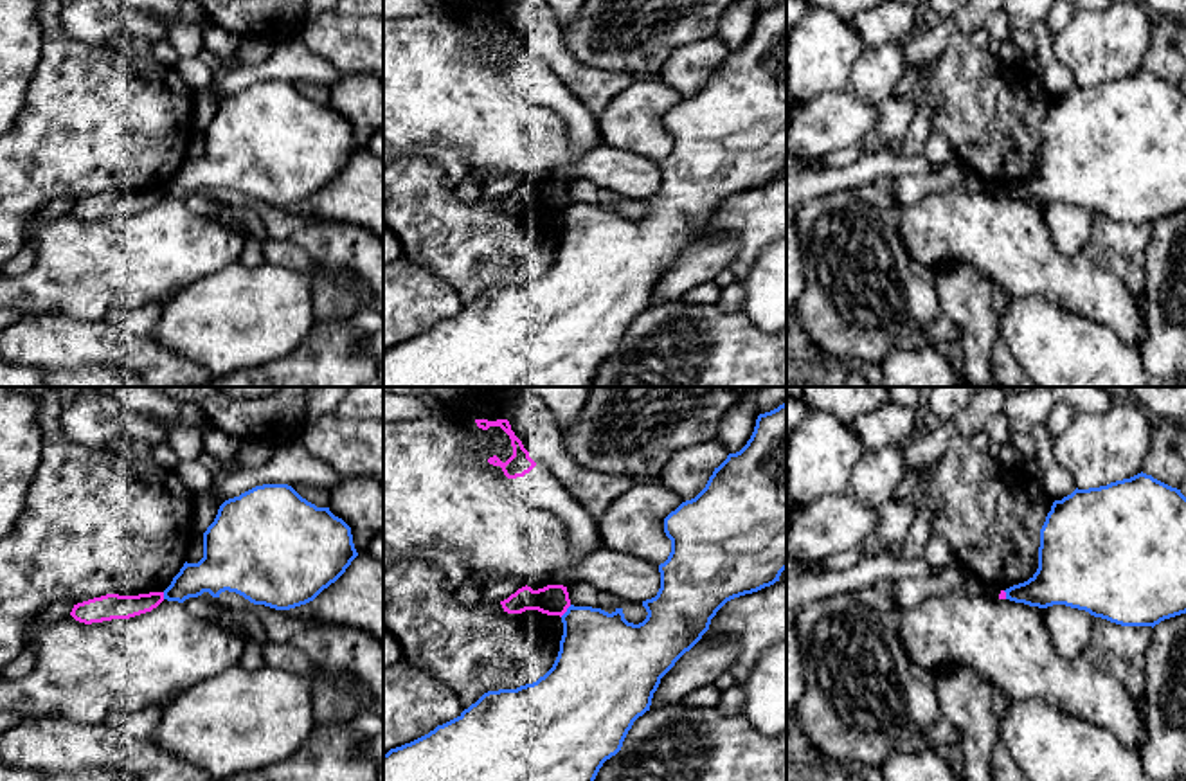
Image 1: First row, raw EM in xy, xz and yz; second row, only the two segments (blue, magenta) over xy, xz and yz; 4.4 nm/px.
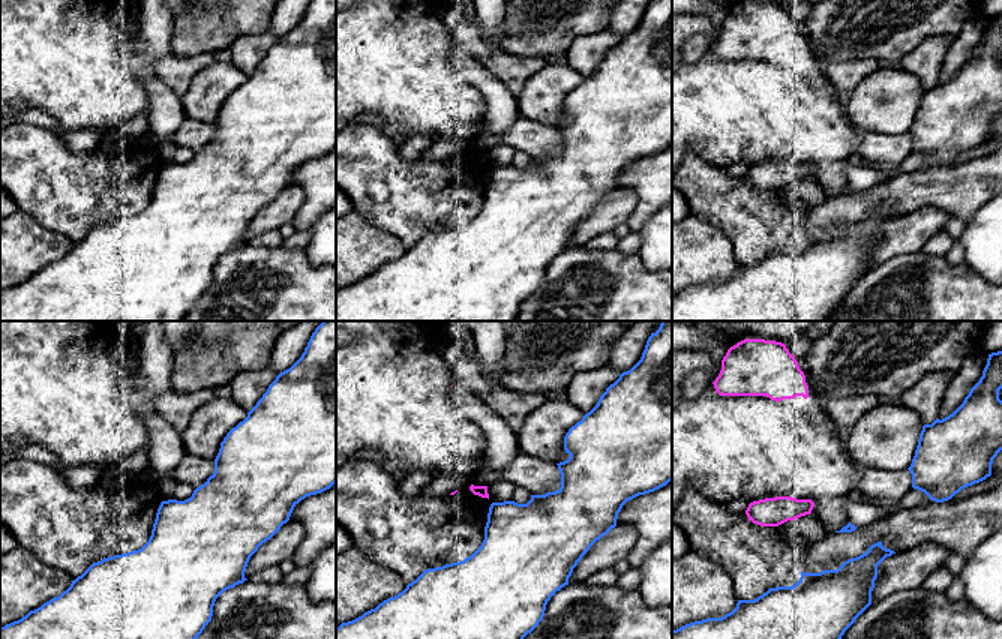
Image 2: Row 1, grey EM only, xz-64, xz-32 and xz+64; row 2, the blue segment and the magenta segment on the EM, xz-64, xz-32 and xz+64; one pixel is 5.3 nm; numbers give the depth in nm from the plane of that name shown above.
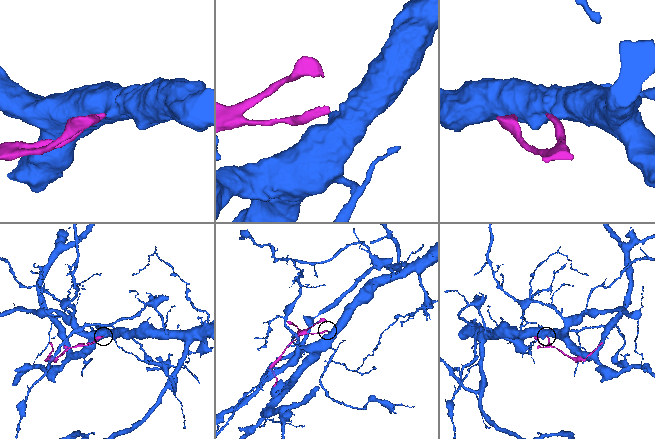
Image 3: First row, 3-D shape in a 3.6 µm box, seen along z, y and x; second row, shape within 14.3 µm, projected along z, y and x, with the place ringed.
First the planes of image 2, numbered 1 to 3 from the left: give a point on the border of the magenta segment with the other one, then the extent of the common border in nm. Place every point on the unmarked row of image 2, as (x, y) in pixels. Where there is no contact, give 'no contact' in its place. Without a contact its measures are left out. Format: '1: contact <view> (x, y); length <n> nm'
1: no contact
2: no contact
3: no contact

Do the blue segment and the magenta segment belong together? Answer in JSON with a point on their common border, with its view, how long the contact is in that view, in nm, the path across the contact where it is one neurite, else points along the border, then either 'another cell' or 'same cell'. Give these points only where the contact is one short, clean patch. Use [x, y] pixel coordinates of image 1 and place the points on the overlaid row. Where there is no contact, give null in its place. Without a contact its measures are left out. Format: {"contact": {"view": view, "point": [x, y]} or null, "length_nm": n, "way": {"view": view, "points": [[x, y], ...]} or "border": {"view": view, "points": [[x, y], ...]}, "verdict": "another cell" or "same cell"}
{"contact": {"view": "xz", "point": [567, 610]}, "length_nm": 80, "border": {"view": "xz", "points": [[571, 605], [560, 616]]}, "verdict": "another cell"}

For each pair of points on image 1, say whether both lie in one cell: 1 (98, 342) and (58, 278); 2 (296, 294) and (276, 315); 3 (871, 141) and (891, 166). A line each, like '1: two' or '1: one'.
1: two
2: one
3: two

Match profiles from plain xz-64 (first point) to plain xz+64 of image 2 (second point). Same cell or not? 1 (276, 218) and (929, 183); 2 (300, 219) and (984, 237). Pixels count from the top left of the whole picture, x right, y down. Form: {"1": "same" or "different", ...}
{"1": "different", "2": "different"}

